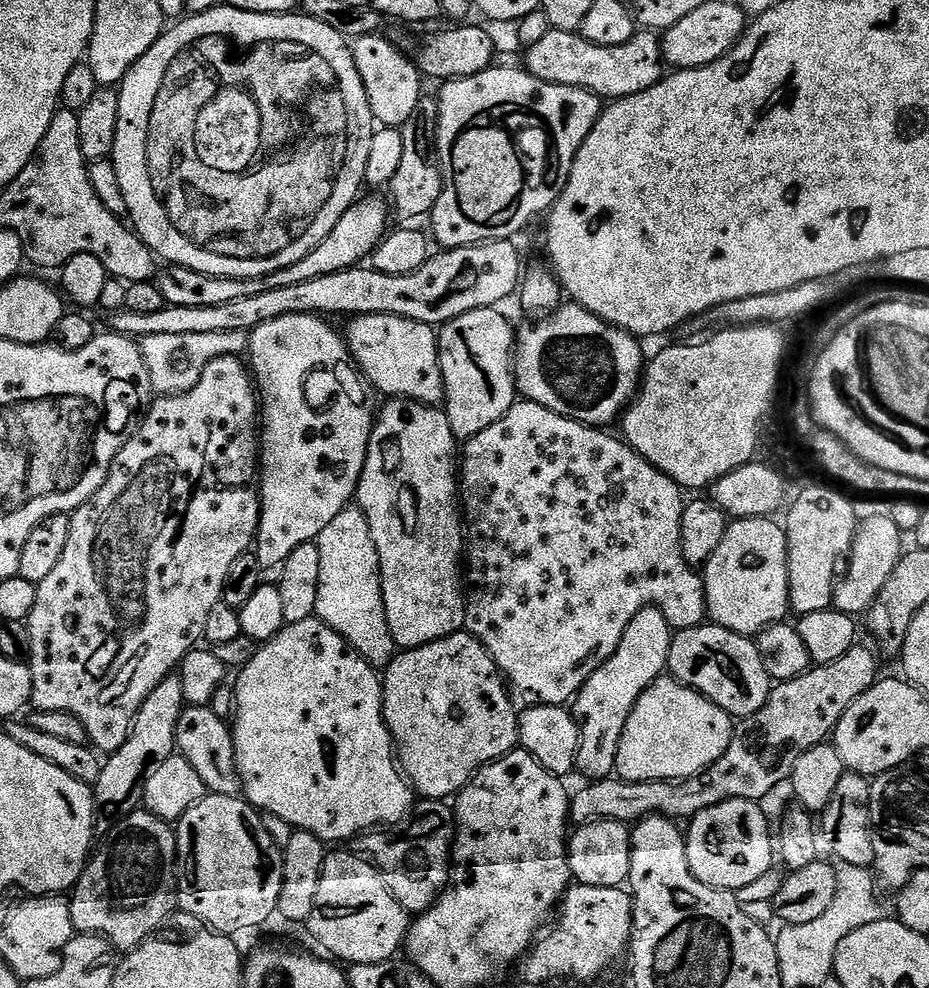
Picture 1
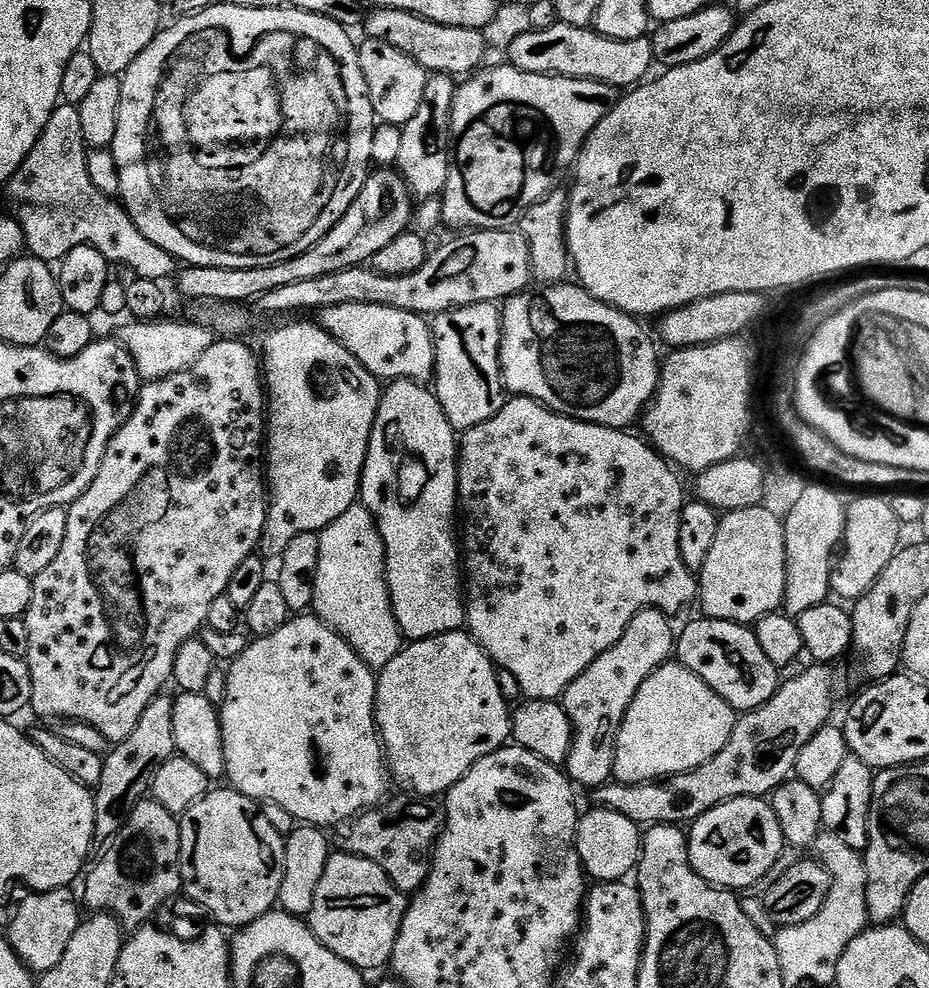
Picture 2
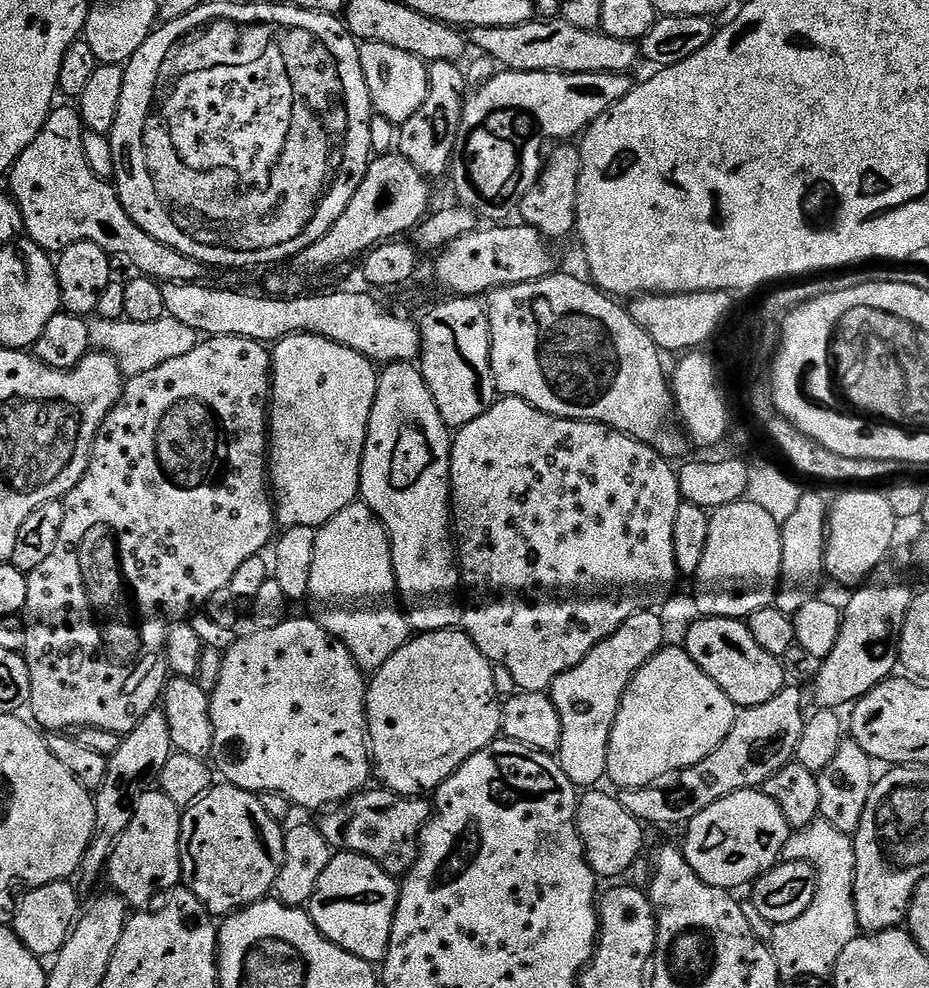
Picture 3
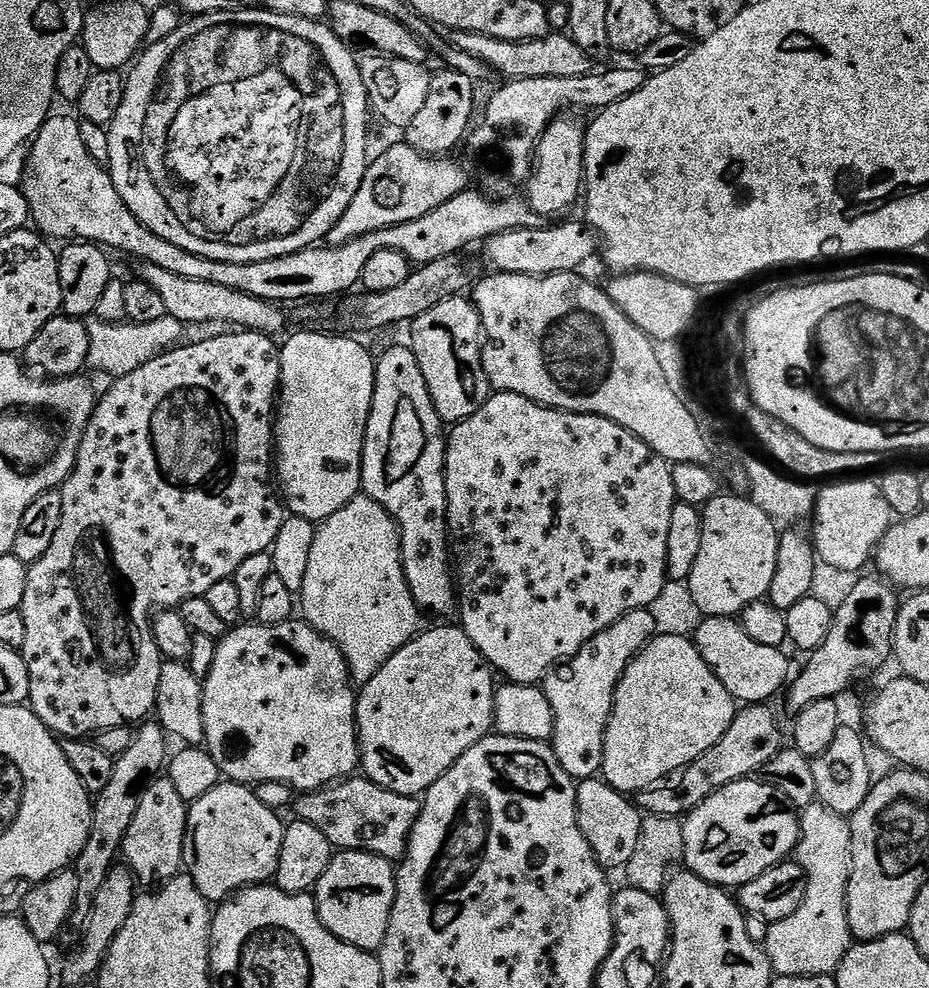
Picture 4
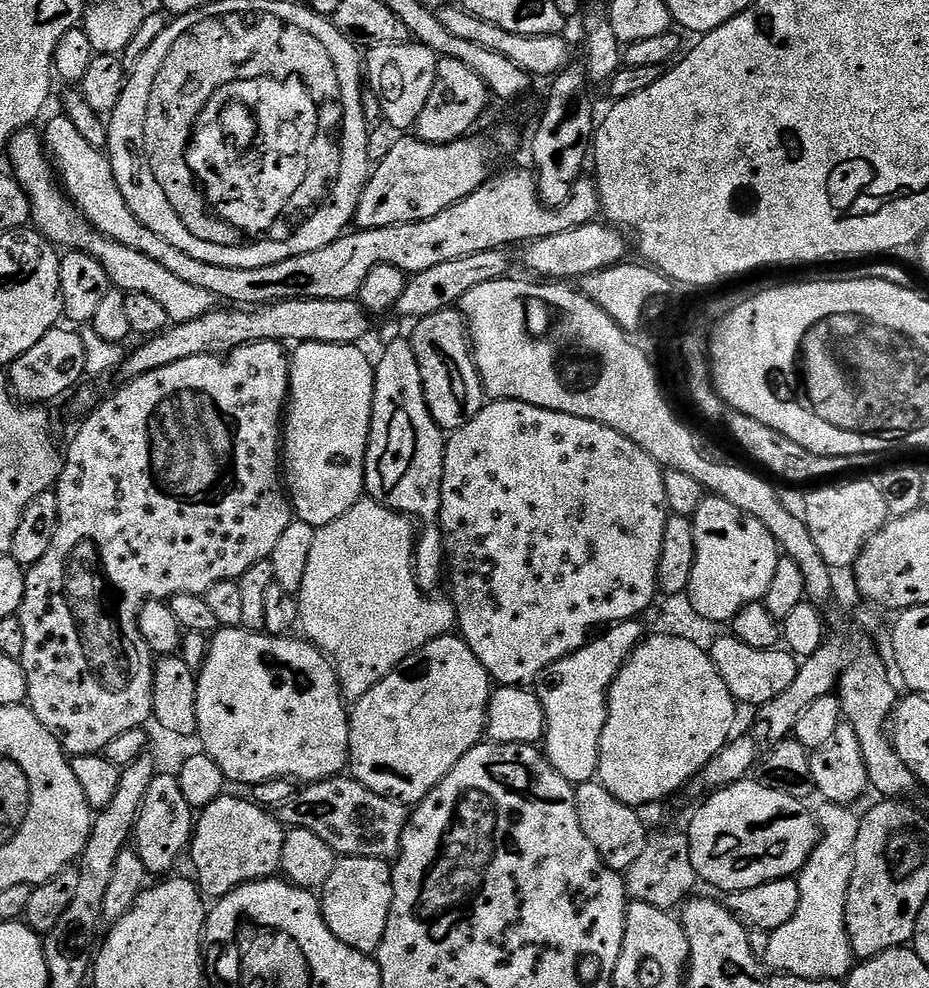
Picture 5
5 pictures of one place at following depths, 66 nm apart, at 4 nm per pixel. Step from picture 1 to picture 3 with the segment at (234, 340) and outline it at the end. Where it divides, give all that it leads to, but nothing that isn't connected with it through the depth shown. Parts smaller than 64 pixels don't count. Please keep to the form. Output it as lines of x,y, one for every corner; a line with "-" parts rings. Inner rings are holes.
167,314
158,322
92,318
88,320
88,342
95,351
114,357
120,371
125,377
131,378
146,374
146,370
154,370
154,366
162,366
162,362
170,362
172,358
182,358
182,354
190,354
190,350
194,350
198,343
198,333
190,330
190,326
182,326
182,322

